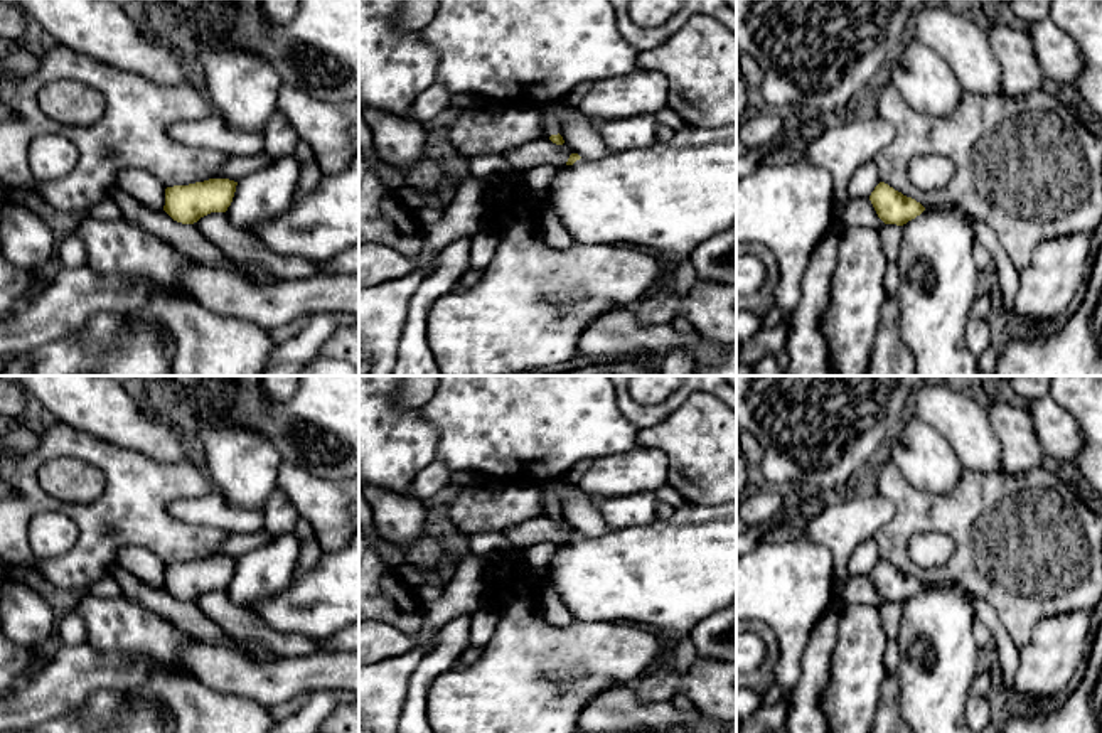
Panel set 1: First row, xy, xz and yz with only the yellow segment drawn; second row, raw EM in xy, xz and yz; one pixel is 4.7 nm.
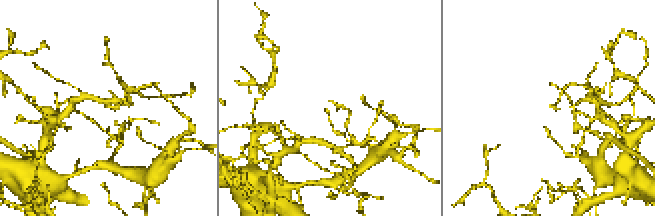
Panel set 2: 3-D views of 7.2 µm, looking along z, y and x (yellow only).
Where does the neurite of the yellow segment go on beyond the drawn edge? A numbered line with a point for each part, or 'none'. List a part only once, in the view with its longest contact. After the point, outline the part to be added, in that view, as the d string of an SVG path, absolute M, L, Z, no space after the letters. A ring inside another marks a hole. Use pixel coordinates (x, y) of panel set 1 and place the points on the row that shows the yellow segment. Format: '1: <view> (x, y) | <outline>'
1: xz (550, 110) | M554 101L554 103L549 103L549 104L544 104L539 108L539 111L548 118L548 136L559 133L556 113L561 104L563 104L563 101Z

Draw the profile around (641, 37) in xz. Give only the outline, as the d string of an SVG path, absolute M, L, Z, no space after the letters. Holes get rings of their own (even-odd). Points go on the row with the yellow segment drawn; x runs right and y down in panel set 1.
M610 0L610 3L617 13L620 34L637 52L661 45L696 13L709 15L736 34L736 10L725 0L686 0L684 5L659 27L640 27L634 24L629 17L629 0Z

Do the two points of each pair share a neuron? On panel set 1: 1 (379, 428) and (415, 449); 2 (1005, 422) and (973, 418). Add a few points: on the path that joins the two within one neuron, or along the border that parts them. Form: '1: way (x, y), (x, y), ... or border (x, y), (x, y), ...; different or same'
1: way (388, 437), (395, 444), (406, 444); same
2: border (983, 400), (1000, 445), (1000, 459); different

